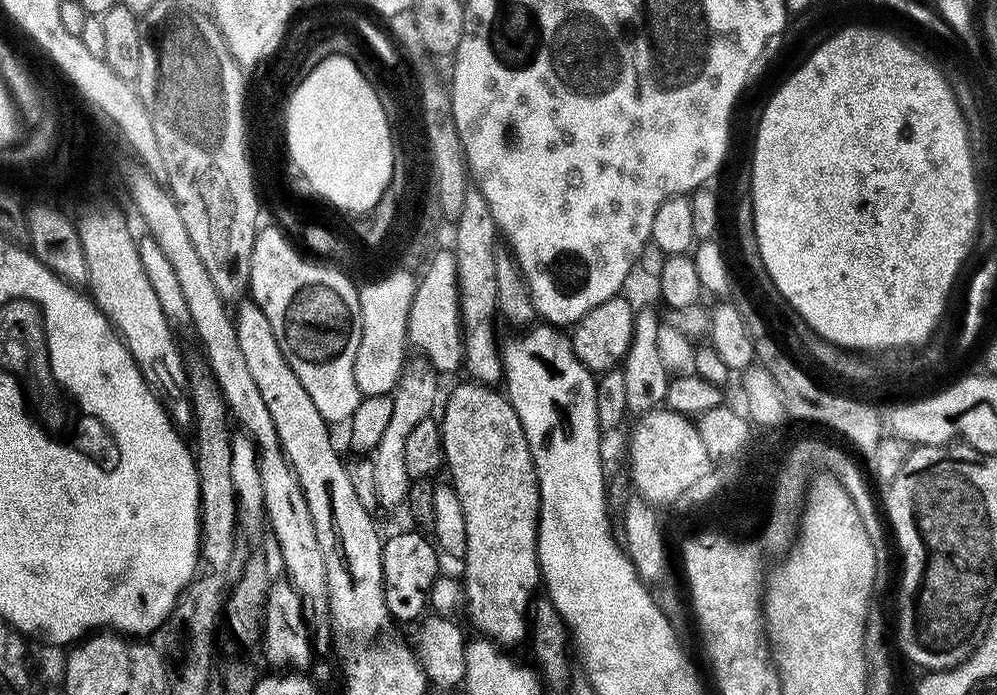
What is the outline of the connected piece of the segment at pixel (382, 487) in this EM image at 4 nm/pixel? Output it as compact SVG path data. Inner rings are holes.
M413 356L405 361L399 381L392 392L392 409L390 422L386 422L386 430L378 438L378 446L372 449L370 459L374 466L374 486L379 507L396 508L405 503L409 479L406 474L406 438L418 422L429 419L433 415L432 406L438 396L439 375L427 357Z

